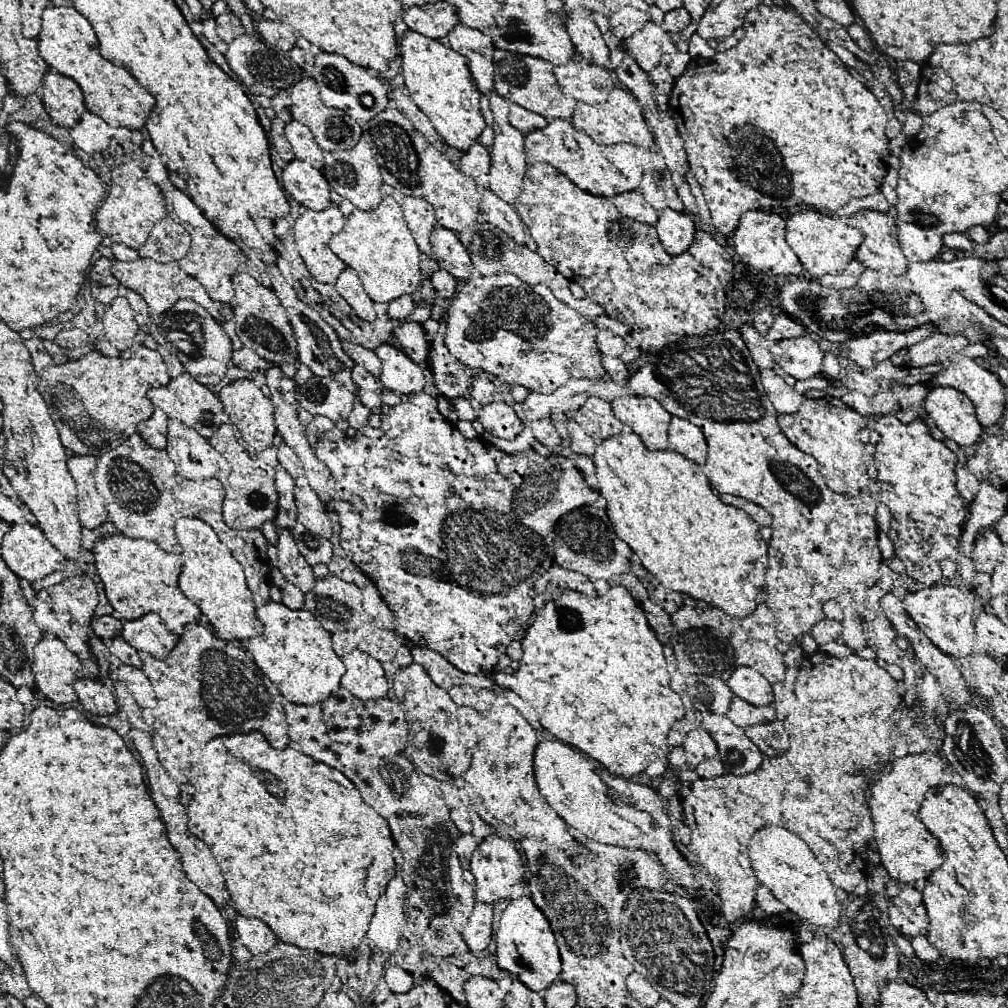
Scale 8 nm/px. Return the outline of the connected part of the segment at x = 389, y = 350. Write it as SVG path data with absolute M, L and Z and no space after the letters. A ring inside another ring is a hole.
M385 342L375 348L375 354L383 362L383 370L379 382L399 394L413 394L421 392L423 380L417 364L413 364L393 342Z

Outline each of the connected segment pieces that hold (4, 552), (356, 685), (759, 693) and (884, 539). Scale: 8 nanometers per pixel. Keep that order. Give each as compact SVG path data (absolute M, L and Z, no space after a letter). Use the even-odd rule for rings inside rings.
M9 524L9 532L1 544L1 558L13 576L27 582L57 574L67 564L45 534L29 524Z
M353 650L341 658L347 666L347 672L341 678L341 686L345 690L361 700L377 700L387 696L389 680L381 670L379 660L361 650Z
M739 666L733 672L729 686L737 698L743 698L755 706L765 706L773 702L771 682L751 666Z
M879 534L879 548L881 548L881 552L883 552L883 558L889 562L893 556L895 556L895 550L893 550L893 544L891 544L891 540L889 540L889 536L887 534Z

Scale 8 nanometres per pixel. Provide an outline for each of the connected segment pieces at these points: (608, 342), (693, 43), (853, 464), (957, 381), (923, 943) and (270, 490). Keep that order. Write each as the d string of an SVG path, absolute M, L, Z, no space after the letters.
M605 328L597 330L597 348L603 356L619 356L619 352L623 350L623 340L615 334L611 334Z
M693 34L689 40L689 56L695 58L695 56L703 56L703 58L711 58L715 52L709 48L709 44L699 36L699 34Z
M831 396L805 400L797 414L779 416L779 426L785 438L795 448L799 448L801 452L817 460L827 488L837 494L855 494L855 492L863 492L869 486L867 466L861 456L863 442L859 440L859 432L861 428L867 426L867 422L869 422L867 416L857 414L855 410L845 406L843 400Z
M959 358L929 380L933 386L953 386L961 390L975 406L975 416L985 427L995 425L1003 417L1006 386L989 370L983 370L969 358Z
M923 936L911 938L911 944L913 944L913 948L915 948L915 954L917 954L921 960L931 962L931 960L937 960L937 958L939 958L939 952L931 946L931 942L929 942L927 938L923 938Z
M221 426L209 442L233 466L233 472L223 482L225 504L223 504L221 520L233 530L253 530L253 528L259 530L265 522L273 522L279 508L277 506L279 498L275 490L275 470L265 460L253 458L245 450L245 444L235 436L235 432L229 426Z

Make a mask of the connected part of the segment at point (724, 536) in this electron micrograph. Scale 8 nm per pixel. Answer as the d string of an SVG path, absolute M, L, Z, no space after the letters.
M619 434L603 440L593 454L593 462L597 488L607 502L607 516L615 534L639 556L641 566L661 584L697 600L705 600L709 606L719 608L731 618L745 618L767 600L765 570L769 560L761 526L741 508L723 504L693 462L673 450L649 450L641 444L637 434Z

